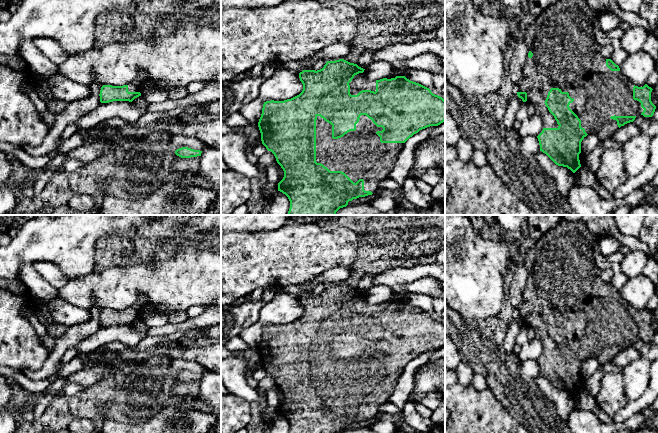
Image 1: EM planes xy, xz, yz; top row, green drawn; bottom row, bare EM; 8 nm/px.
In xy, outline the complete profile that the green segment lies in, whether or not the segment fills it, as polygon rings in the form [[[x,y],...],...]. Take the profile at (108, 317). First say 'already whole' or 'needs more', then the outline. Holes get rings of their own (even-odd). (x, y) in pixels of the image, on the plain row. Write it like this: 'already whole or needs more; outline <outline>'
needs more; outline [[[144,295],[140,296],[139,302],[123,310],[103,309],[100,314],[100,326],[109,327],[113,325],[129,325],[141,320],[141,312],[148,306],[147,299]]]

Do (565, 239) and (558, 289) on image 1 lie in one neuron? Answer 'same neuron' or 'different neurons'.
same neuron

